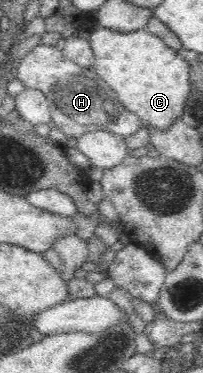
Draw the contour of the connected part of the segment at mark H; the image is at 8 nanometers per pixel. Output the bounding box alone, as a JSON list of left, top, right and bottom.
[16,43,142,138]

